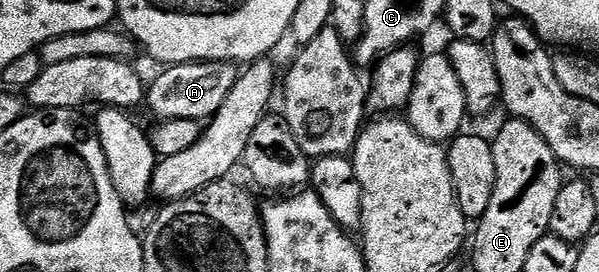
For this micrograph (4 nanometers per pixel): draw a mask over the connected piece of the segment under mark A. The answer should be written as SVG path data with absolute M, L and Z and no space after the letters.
M172 63L164 66L155 80L150 80L145 91L145 103L156 115L156 120L169 123L181 121L210 120L225 105L233 85L241 74L234 63Z

